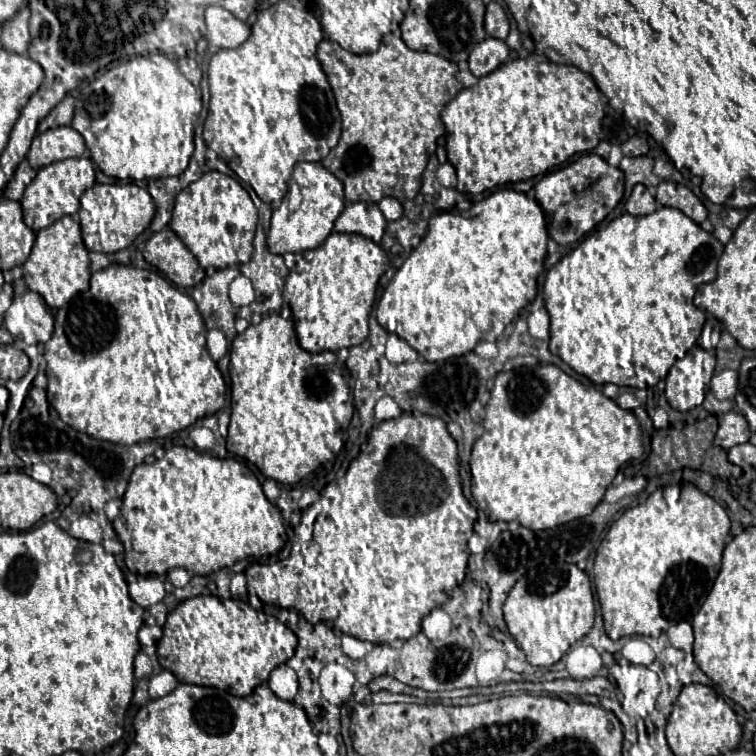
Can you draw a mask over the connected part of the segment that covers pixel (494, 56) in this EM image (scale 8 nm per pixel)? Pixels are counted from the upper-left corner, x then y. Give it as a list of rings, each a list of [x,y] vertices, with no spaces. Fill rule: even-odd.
[[[487,37],[469,55],[469,71],[475,77],[483,77],[495,71],[509,57],[509,47],[501,39]]]

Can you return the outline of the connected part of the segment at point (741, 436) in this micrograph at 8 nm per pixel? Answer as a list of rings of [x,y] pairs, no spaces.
[[[729,411],[721,417],[719,431],[715,435],[714,443],[723,449],[731,449],[733,445],[747,443],[749,437],[751,437],[751,431],[749,431],[747,419],[737,411]]]

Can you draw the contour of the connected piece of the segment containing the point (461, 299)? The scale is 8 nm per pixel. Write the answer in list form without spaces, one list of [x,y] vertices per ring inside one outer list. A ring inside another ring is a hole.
[[[499,189],[495,193],[491,193],[489,197],[485,197],[479,203],[473,203],[469,211],[457,213],[453,211],[439,211],[431,217],[429,221],[429,231],[427,235],[421,239],[421,243],[413,249],[413,253],[405,259],[405,263],[397,269],[395,277],[389,281],[387,291],[383,293],[383,297],[379,299],[377,305],[377,321],[381,323],[381,327],[385,327],[385,331],[389,333],[397,333],[401,339],[405,339],[421,357],[425,357],[427,361],[443,361],[449,357],[459,357],[465,355],[469,351],[475,349],[475,345],[483,339],[497,339],[503,329],[519,315],[519,311],[535,297],[537,293],[537,277],[543,271],[543,261],[545,261],[545,253],[547,253],[547,241],[549,235],[546,226],[546,216],[541,211],[539,203],[535,199],[529,199],[525,193],[517,193],[513,189]],[[385,311],[393,311],[393,319],[385,319]]]

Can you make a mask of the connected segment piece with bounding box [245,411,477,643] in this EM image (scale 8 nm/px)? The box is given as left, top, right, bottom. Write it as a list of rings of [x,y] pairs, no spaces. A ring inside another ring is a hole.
[[[413,411],[411,413],[403,412],[401,417],[383,421],[383,423],[373,427],[373,431],[371,431],[371,435],[369,435],[369,439],[363,447],[363,453],[367,453],[369,457],[359,455],[357,459],[353,459],[347,473],[343,475],[343,479],[329,483],[321,492],[320,499],[302,512],[299,526],[295,527],[296,539],[293,547],[291,547],[289,557],[281,559],[281,561],[273,561],[273,563],[253,561],[247,567],[245,577],[247,579],[248,595],[257,596],[263,603],[273,603],[273,605],[281,605],[281,607],[287,607],[287,609],[297,609],[297,611],[303,613],[303,617],[309,623],[319,623],[319,621],[325,621],[323,619],[323,609],[325,609],[325,601],[327,601],[327,619],[339,631],[343,631],[347,635],[353,635],[357,639],[363,639],[363,641],[371,641],[371,643],[391,643],[395,639],[409,639],[409,637],[417,635],[421,631],[421,619],[425,615],[429,615],[435,607],[443,605],[447,601],[449,593],[463,579],[465,569],[467,569],[467,557],[469,557],[467,539],[473,533],[473,523],[477,519],[477,511],[465,499],[465,495],[461,491],[459,473],[457,473],[457,445],[455,445],[453,437],[449,435],[447,425],[439,417]]]

